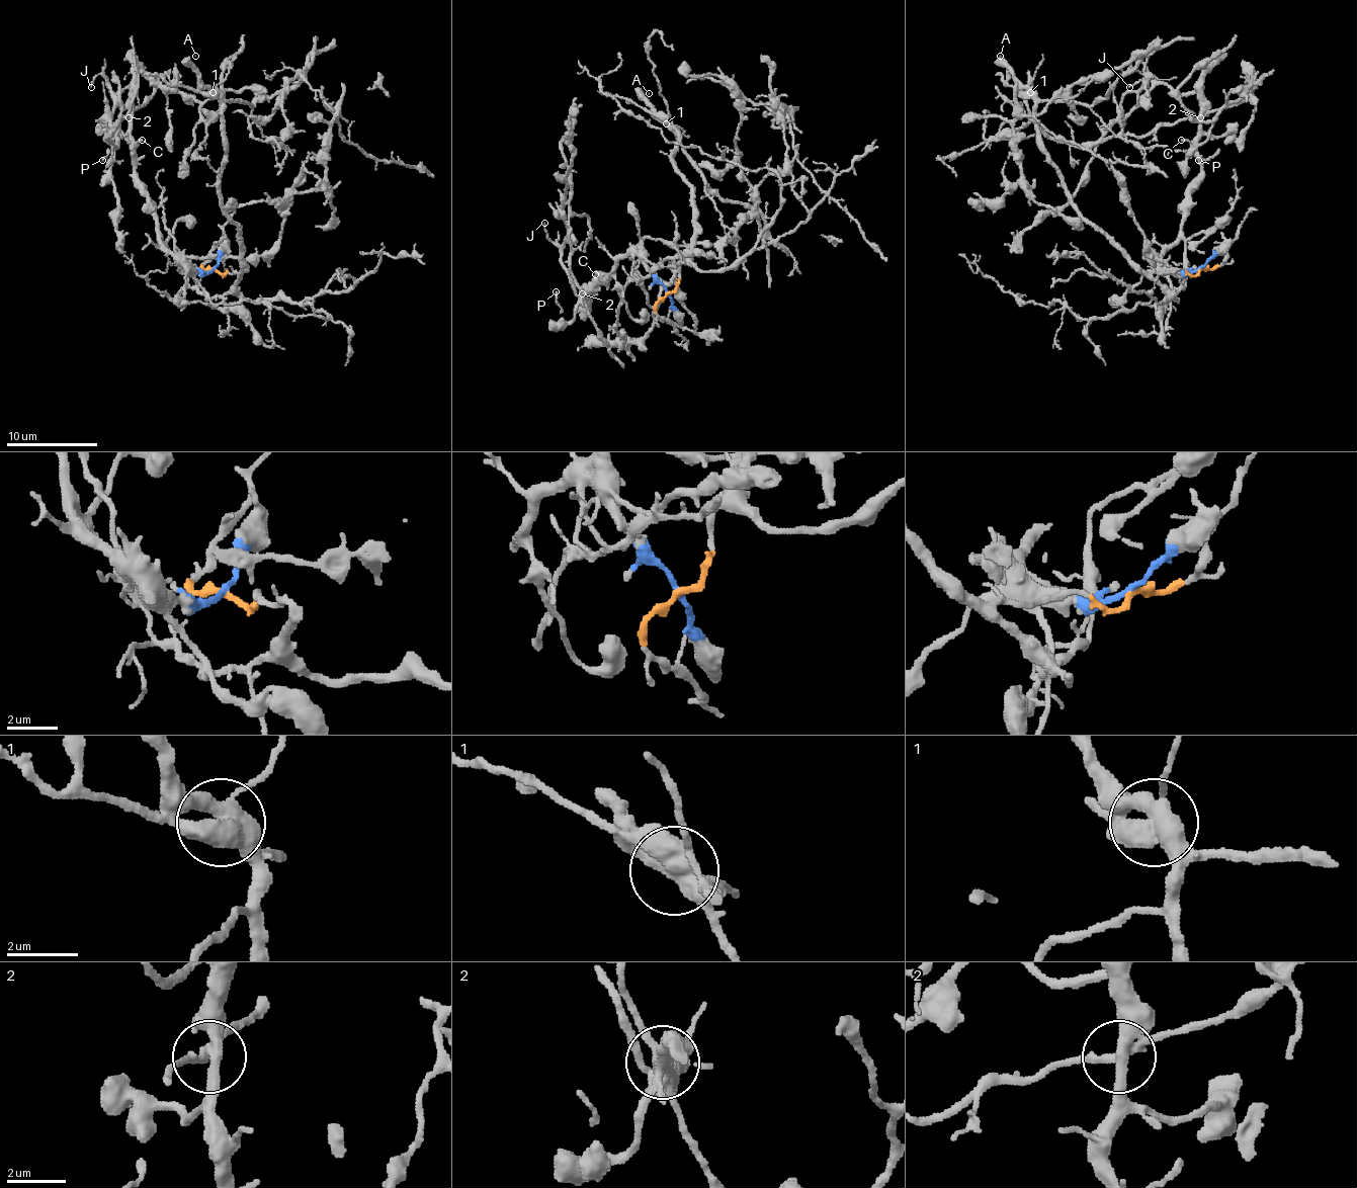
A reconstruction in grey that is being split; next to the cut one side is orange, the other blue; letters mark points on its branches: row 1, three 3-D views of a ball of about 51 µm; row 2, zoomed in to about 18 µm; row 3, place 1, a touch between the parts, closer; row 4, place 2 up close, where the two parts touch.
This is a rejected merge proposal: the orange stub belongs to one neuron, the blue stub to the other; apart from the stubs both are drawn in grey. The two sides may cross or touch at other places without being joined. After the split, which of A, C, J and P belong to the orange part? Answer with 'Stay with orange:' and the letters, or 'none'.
Stay with orange: A

